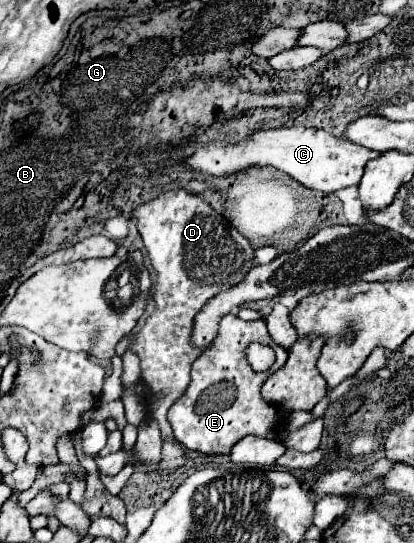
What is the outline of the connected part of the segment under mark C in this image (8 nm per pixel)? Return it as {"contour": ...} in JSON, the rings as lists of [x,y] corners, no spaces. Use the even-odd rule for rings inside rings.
{"contour":[[[278,128],[278,130],[258,130],[252,136],[248,136],[240,144],[224,144],[224,142],[210,142],[206,146],[198,144],[198,152],[186,160],[186,164],[194,170],[208,172],[214,176],[222,174],[234,174],[238,170],[244,170],[248,166],[274,166],[306,188],[320,190],[320,192],[336,192],[340,188],[358,186],[364,166],[368,160],[378,158],[380,152],[368,150],[364,146],[352,144],[350,140],[336,138],[324,130],[316,128]]]}

